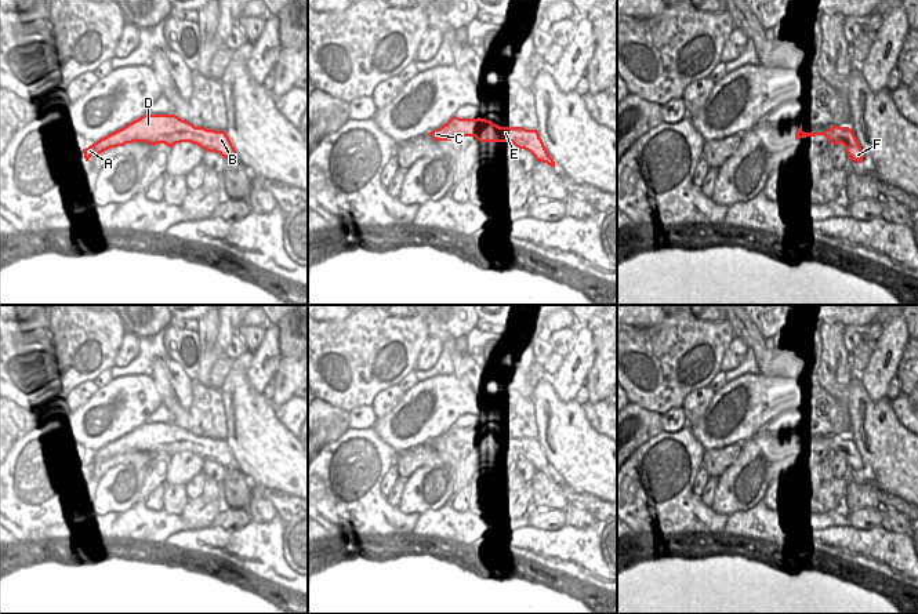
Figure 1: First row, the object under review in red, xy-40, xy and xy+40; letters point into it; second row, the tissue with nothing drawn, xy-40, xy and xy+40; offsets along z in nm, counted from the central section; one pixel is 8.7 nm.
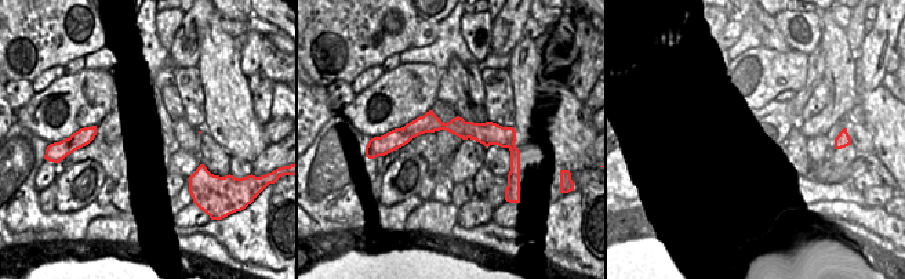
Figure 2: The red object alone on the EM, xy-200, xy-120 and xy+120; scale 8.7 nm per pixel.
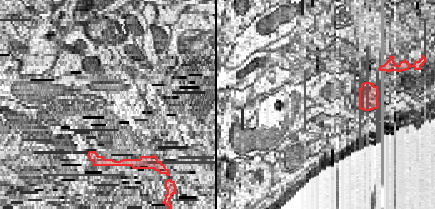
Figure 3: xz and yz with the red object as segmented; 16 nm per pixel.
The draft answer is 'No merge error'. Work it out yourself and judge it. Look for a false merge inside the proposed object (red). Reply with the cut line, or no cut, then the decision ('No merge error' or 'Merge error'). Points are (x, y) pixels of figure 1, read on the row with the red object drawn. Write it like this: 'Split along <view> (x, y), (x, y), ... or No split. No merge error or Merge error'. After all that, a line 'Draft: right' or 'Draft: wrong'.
Split along xy+40 (851, 130), (846, 146). Merge error.
Draft: wrong

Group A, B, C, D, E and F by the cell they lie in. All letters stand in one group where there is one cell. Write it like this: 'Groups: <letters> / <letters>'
Groups: A B C D E / F.

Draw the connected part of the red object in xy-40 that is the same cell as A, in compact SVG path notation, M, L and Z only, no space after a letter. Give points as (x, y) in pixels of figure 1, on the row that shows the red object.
M144 115L83 149L84 159L88 161L92 155L133 142L145 142L152 146L164 143L170 148L175 143L191 142L206 152L215 153L219 153L222 148L228 149L232 146L225 131L195 127L175 115Z

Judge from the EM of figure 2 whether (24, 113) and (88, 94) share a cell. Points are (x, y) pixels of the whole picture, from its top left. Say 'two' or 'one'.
one

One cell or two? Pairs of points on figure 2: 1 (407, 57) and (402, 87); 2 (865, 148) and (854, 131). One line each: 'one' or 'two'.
1: two
2: one

